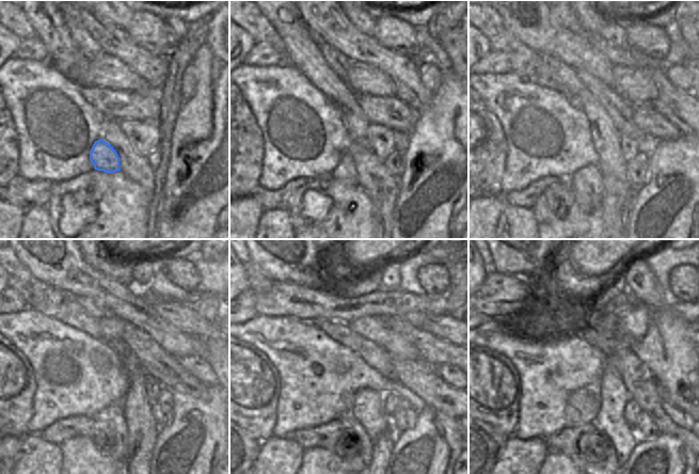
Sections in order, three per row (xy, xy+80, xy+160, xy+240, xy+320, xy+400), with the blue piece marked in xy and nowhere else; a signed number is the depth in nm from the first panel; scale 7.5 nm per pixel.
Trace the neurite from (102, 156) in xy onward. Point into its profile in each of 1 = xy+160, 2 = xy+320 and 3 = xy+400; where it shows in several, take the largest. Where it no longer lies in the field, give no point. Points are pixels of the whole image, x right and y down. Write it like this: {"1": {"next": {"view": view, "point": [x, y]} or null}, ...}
{"1": {"next": {"view": "xy+160", "point": [590, 176]}}, "2": {"next": {"view": "xy+320", "point": [355, 432]}}, "3": {"next": {"view": "xy+400", "point": [590, 428]}}}

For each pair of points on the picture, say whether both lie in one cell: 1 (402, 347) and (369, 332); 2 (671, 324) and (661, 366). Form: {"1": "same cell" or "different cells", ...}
{"1": "same cell", "2": "same cell"}

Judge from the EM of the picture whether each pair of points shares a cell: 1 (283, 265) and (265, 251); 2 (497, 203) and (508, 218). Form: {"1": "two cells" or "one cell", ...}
{"1": "one cell", "2": "two cells"}

